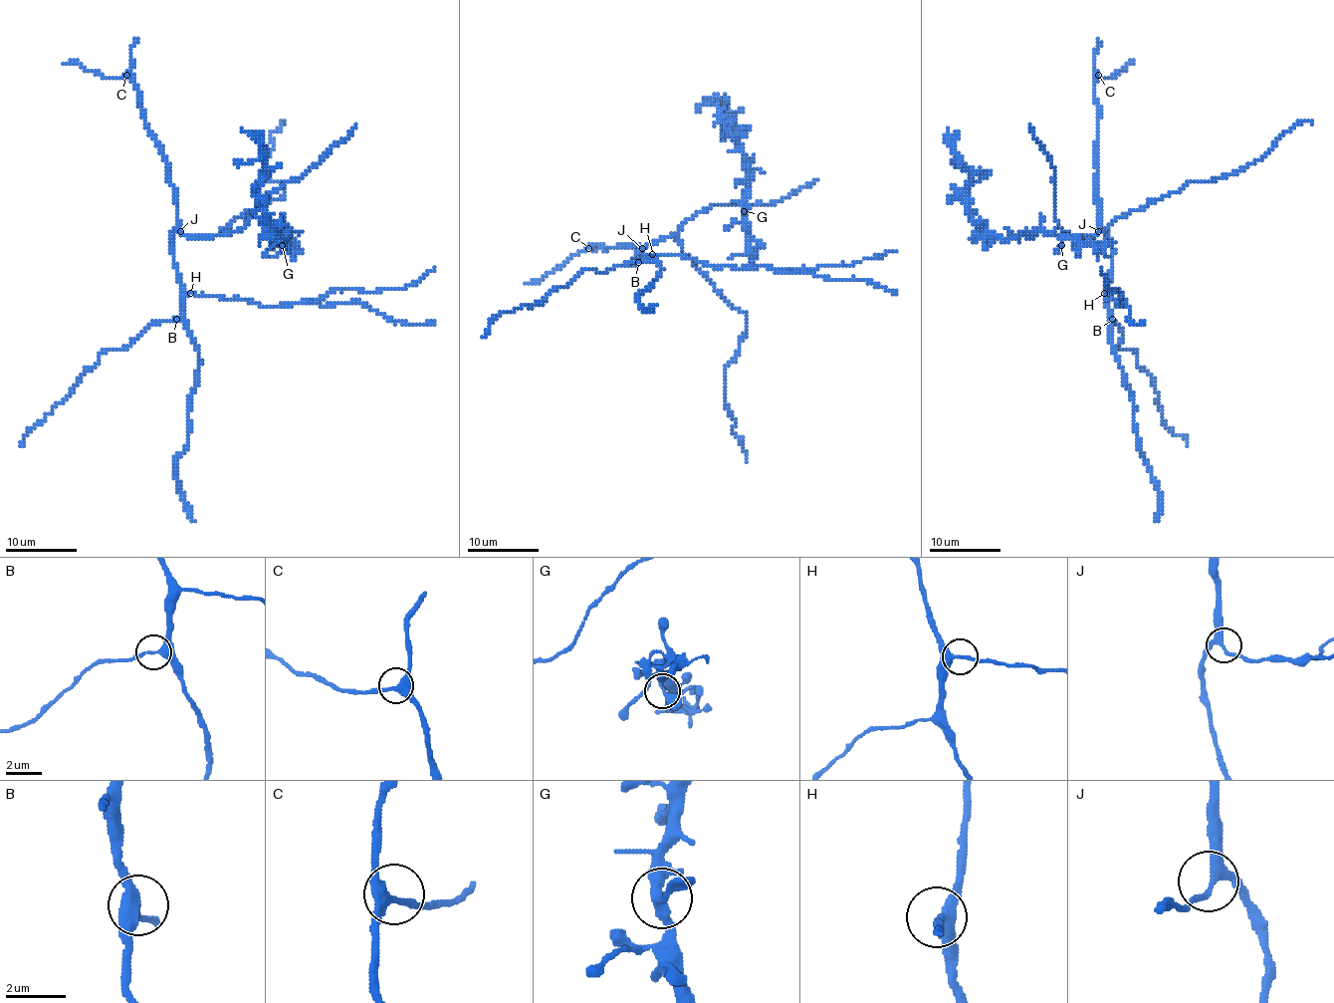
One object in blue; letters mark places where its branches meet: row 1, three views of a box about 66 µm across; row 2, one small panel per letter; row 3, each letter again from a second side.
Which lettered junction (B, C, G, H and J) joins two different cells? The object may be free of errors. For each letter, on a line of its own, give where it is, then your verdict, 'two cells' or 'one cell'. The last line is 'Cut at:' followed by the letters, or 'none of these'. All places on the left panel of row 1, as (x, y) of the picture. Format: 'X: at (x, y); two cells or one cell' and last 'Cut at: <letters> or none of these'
B: at (176, 319); one cell
C: at (126, 75); one cell
G: at (282, 245); one cell
H: at (190, 293); one cell
J: at (180, 231); one cell
Cut at: none of these

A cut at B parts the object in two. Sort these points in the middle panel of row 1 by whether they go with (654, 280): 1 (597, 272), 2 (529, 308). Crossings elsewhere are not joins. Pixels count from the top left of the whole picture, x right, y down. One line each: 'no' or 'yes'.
1: no
2: no

